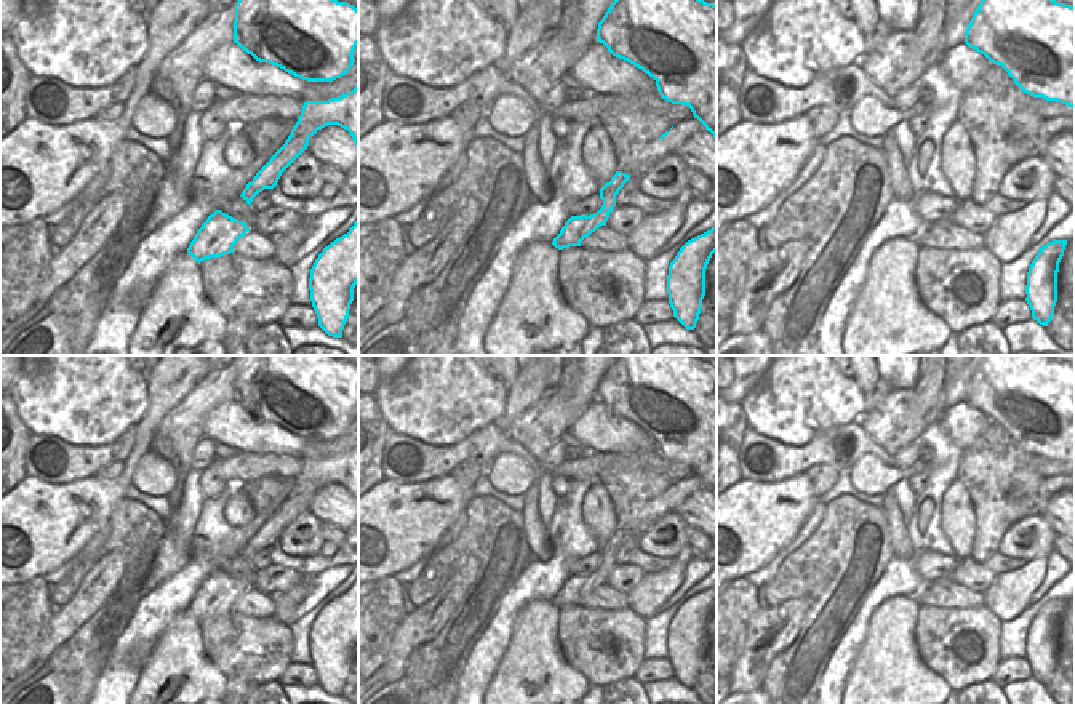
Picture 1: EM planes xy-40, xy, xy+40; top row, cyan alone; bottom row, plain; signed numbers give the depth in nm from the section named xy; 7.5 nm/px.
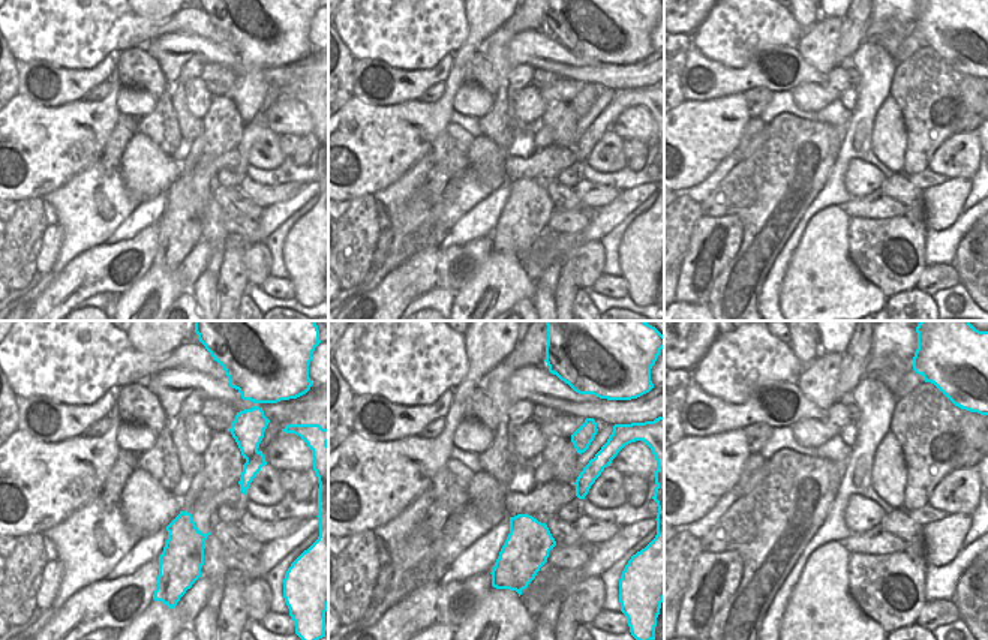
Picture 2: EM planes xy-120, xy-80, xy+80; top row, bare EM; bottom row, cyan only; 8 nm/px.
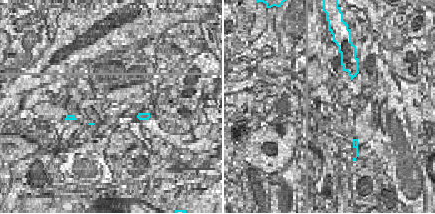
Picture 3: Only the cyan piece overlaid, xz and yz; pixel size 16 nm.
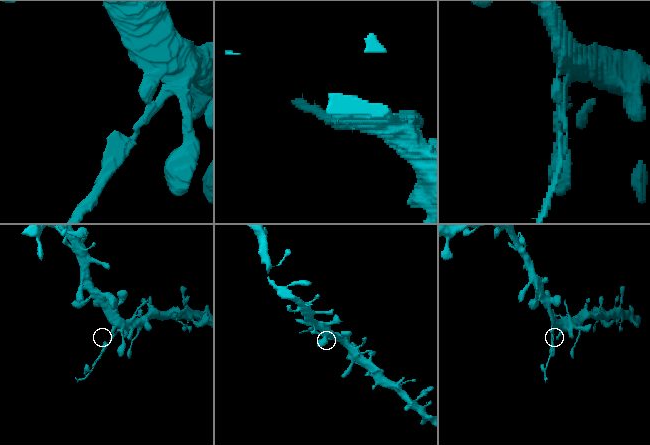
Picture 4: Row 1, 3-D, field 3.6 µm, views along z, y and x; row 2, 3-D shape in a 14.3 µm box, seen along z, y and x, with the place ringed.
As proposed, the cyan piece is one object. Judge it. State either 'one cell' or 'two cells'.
two cells

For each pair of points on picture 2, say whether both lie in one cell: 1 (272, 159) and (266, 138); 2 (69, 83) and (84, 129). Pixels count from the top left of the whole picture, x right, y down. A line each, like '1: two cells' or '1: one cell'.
1: one cell
2: two cells

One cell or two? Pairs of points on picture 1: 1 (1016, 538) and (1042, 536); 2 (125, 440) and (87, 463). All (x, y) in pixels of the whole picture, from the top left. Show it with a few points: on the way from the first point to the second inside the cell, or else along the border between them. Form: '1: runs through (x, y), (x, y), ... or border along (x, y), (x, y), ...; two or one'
1: runs through (1023, 538), (1035, 536); one
2: runs through (115, 450), (96, 458); one

